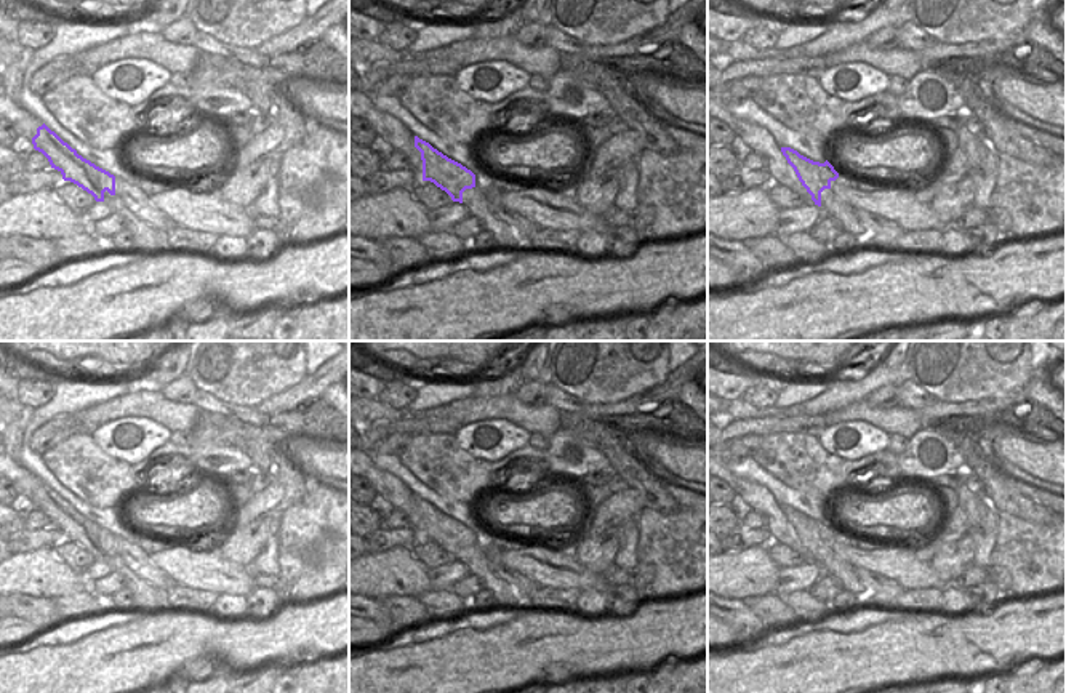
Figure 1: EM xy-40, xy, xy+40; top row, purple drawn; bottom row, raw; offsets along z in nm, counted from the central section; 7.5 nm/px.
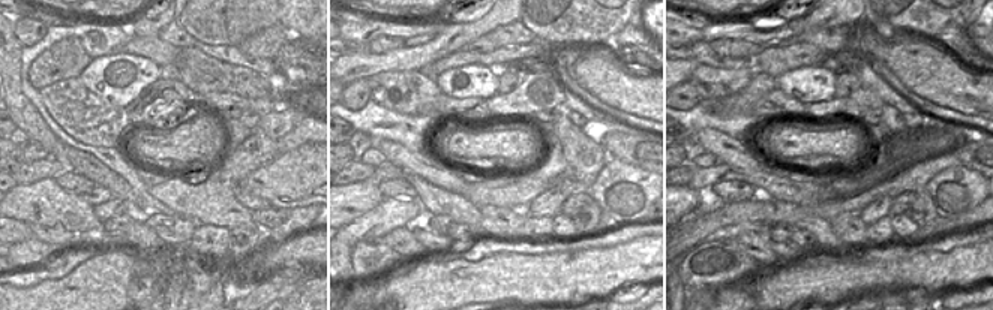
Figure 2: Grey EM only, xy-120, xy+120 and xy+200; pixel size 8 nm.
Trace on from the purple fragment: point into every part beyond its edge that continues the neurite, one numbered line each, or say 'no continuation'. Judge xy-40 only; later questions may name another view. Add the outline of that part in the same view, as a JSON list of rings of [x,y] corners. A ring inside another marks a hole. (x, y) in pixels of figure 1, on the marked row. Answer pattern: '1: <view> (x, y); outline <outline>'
1: xy-40 (133, 197); outline [[[138,174],[133,181],[125,181],[115,178],[115,195],[125,203],[125,206],[133,211],[139,219],[152,226],[155,230],[163,232],[173,227],[170,216],[157,210],[149,195],[138,186]]]

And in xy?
1: xy (525, 229); outline [[[485,171],[475,174],[475,189],[485,197],[487,206],[491,213],[512,227],[517,234],[520,250],[530,250],[530,240],[538,232],[539,226],[527,219],[525,216],[506,208],[499,197],[501,190],[493,187],[493,176],[488,176]]]

